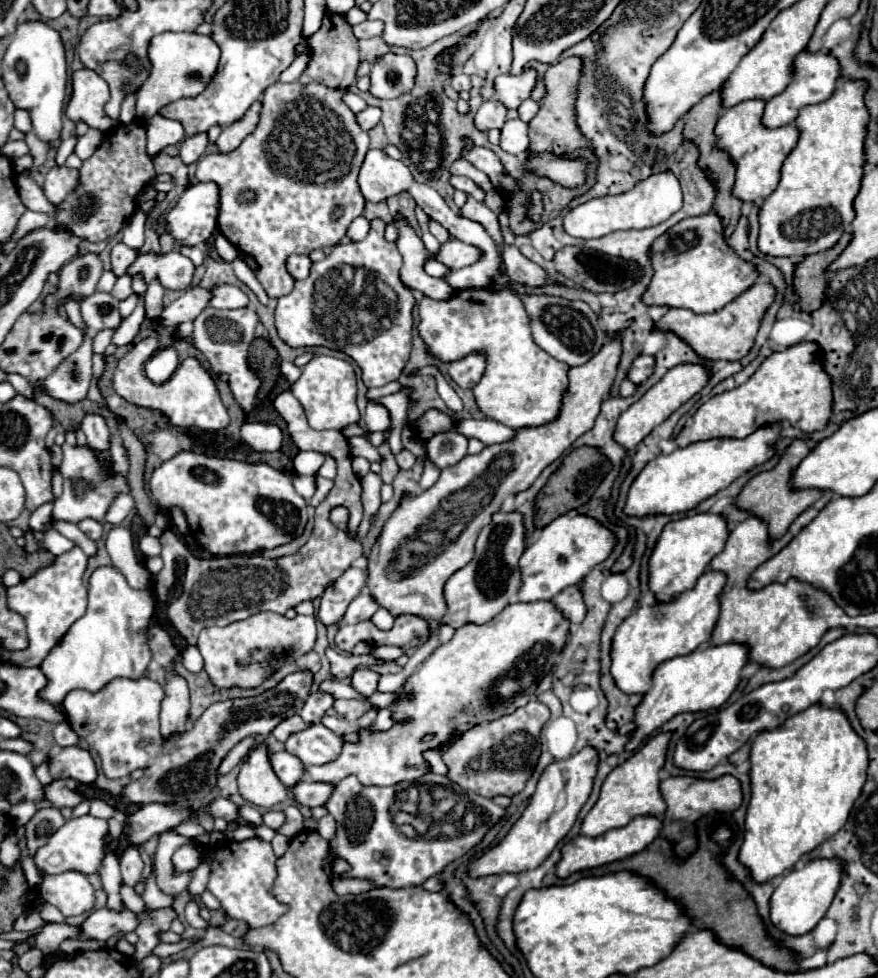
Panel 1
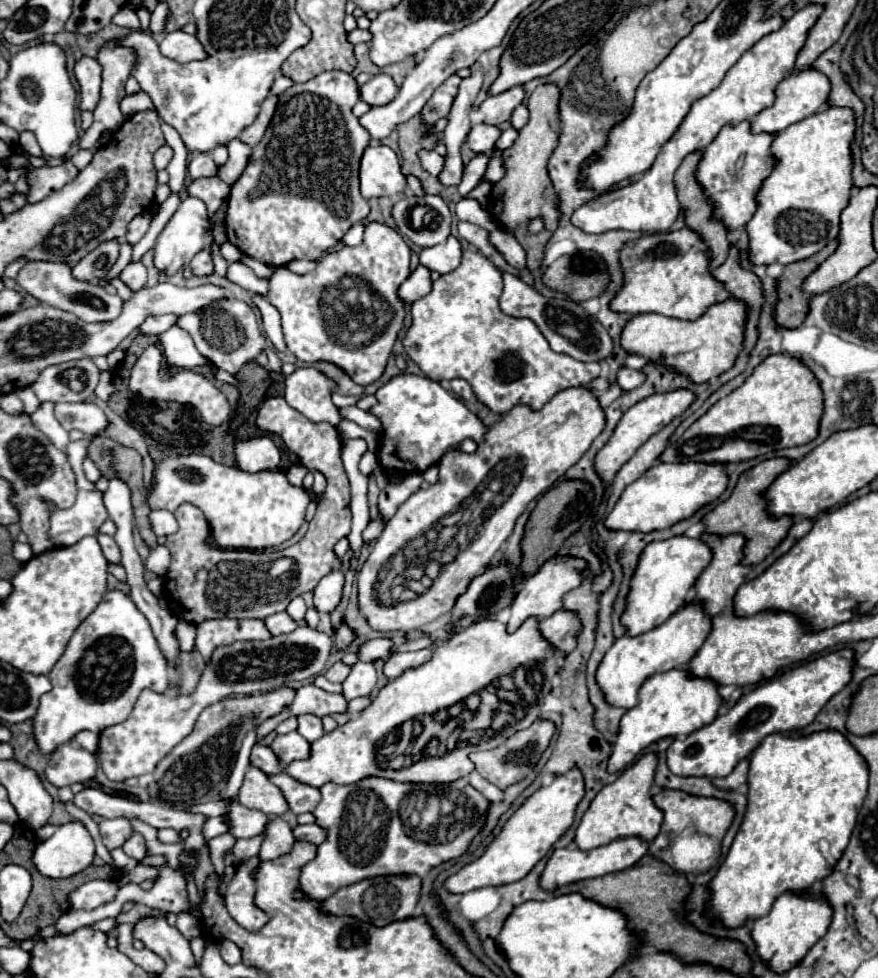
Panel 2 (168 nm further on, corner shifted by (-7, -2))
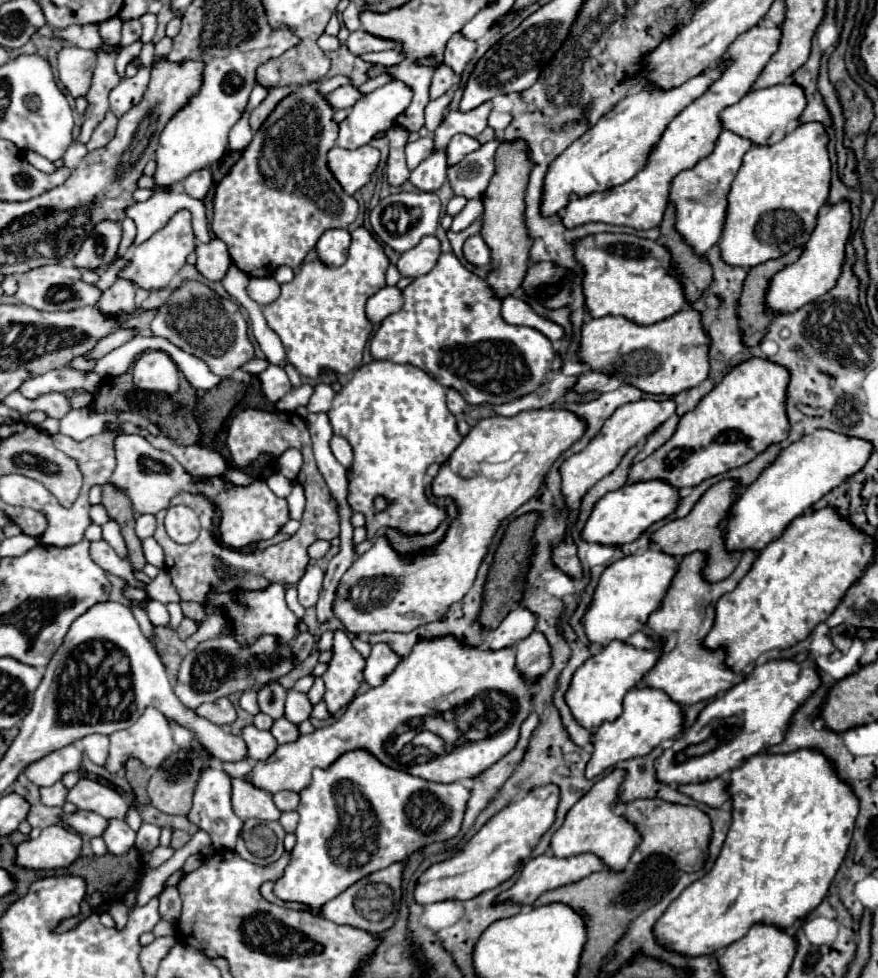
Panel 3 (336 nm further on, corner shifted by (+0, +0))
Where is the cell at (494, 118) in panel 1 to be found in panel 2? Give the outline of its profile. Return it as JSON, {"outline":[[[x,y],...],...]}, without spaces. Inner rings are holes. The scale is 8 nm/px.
{"outline":[[[472,124],[470,132],[468,132],[468,148],[472,152],[490,152],[494,142],[498,140],[500,130],[496,126],[488,126],[488,124]]]}

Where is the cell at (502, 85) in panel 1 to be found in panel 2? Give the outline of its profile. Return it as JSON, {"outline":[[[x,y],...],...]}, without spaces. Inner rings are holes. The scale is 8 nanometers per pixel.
{"outline":[[[516,86],[516,88],[510,88],[498,96],[490,96],[486,98],[480,106],[478,106],[478,112],[484,114],[484,124],[502,124],[506,120],[510,120],[510,114],[512,110],[524,100],[524,88]]]}

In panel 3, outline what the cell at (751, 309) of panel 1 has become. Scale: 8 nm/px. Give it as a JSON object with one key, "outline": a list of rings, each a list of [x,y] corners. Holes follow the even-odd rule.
{"outline":[[[687,308],[651,326],[637,324],[623,316],[585,320],[579,354],[591,368],[605,368],[611,376],[619,376],[643,392],[677,396],[683,390],[699,386],[709,376],[709,348],[711,336],[703,326],[701,312]]]}

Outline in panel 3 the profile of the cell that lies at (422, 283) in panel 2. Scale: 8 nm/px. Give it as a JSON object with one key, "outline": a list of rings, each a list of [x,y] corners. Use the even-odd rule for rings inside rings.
{"outline":[[[381,288],[367,300],[367,316],[371,322],[379,324],[389,314],[399,312],[403,306],[403,292],[401,288]]]}

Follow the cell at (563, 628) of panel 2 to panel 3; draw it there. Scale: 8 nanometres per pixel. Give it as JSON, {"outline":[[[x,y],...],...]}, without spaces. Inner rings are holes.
{"outline":[[[533,630],[523,642],[515,644],[515,654],[517,654],[517,670],[525,678],[543,676],[553,664],[551,646],[547,638],[537,630]]]}

